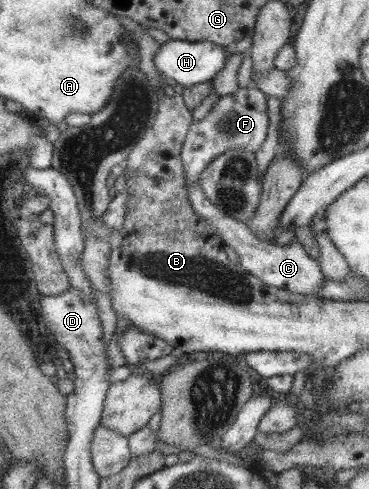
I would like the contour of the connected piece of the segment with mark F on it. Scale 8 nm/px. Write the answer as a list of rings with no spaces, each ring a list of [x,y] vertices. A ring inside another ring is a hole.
[[[247,87],[218,97],[208,114],[200,120],[191,120],[180,152],[183,179],[198,182],[202,169],[226,149],[258,150],[268,131],[266,94],[255,87]]]

